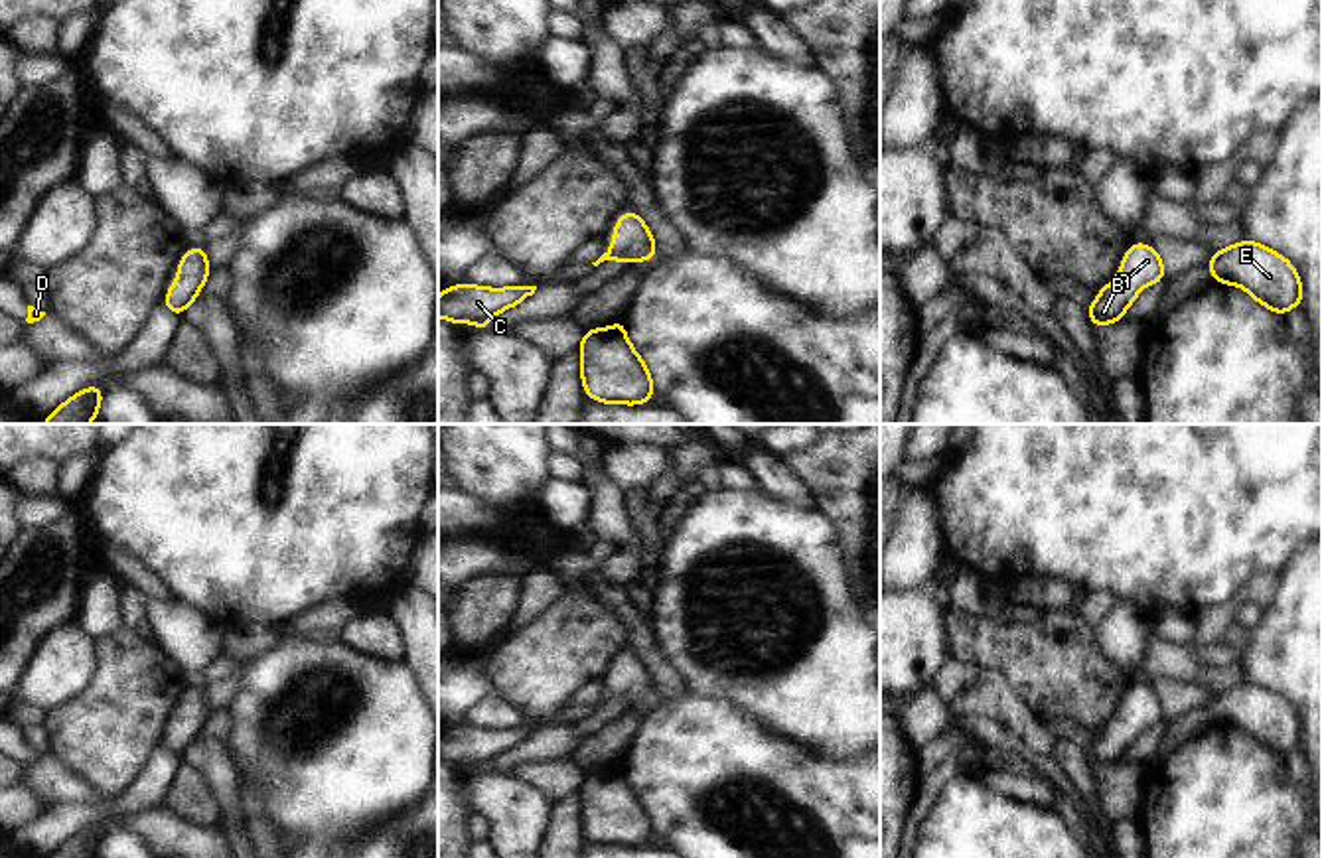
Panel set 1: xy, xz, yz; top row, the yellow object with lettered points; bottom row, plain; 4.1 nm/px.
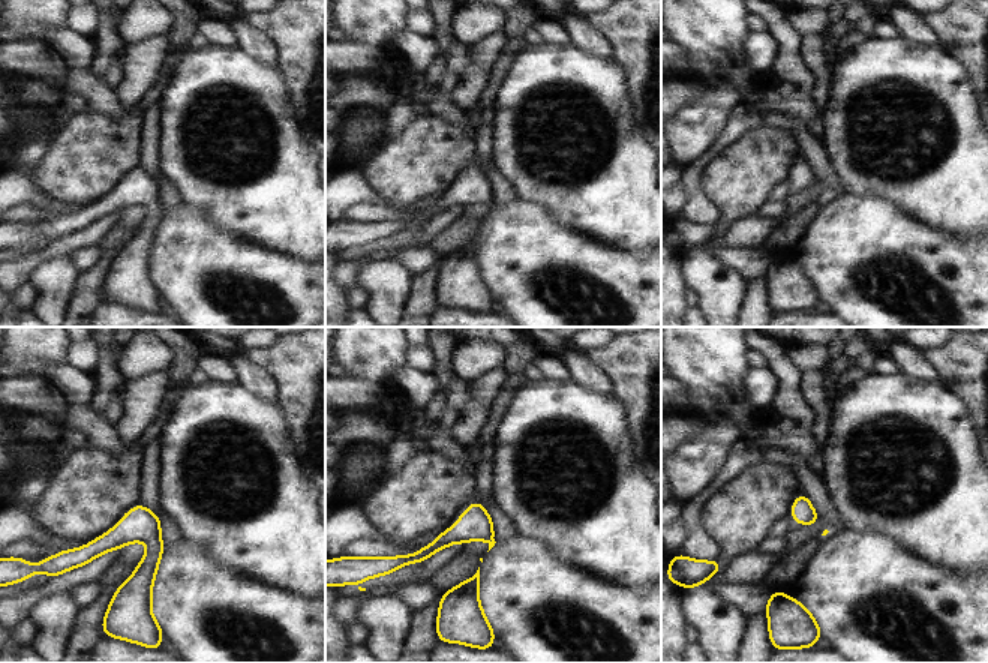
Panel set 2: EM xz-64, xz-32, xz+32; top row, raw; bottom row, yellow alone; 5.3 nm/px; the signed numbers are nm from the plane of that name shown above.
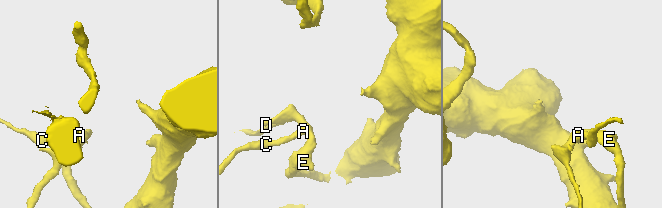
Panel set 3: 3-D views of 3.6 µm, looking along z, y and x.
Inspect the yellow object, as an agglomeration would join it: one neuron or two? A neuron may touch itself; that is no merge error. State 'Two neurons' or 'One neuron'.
One neuron

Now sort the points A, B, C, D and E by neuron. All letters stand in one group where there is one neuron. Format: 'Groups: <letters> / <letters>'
Groups: A B C D E

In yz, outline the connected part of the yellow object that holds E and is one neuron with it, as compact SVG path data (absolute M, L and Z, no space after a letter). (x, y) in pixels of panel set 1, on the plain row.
M1243 682L1215 692L1208 712L1215 724L1245 730L1271 753L1286 757L1290 750L1302 746L1302 724L1294 708L1257 682Z

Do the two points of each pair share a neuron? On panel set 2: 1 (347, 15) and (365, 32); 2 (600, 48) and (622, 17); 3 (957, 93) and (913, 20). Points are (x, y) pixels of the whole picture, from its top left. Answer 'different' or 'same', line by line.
1: same
2: different
3: different

